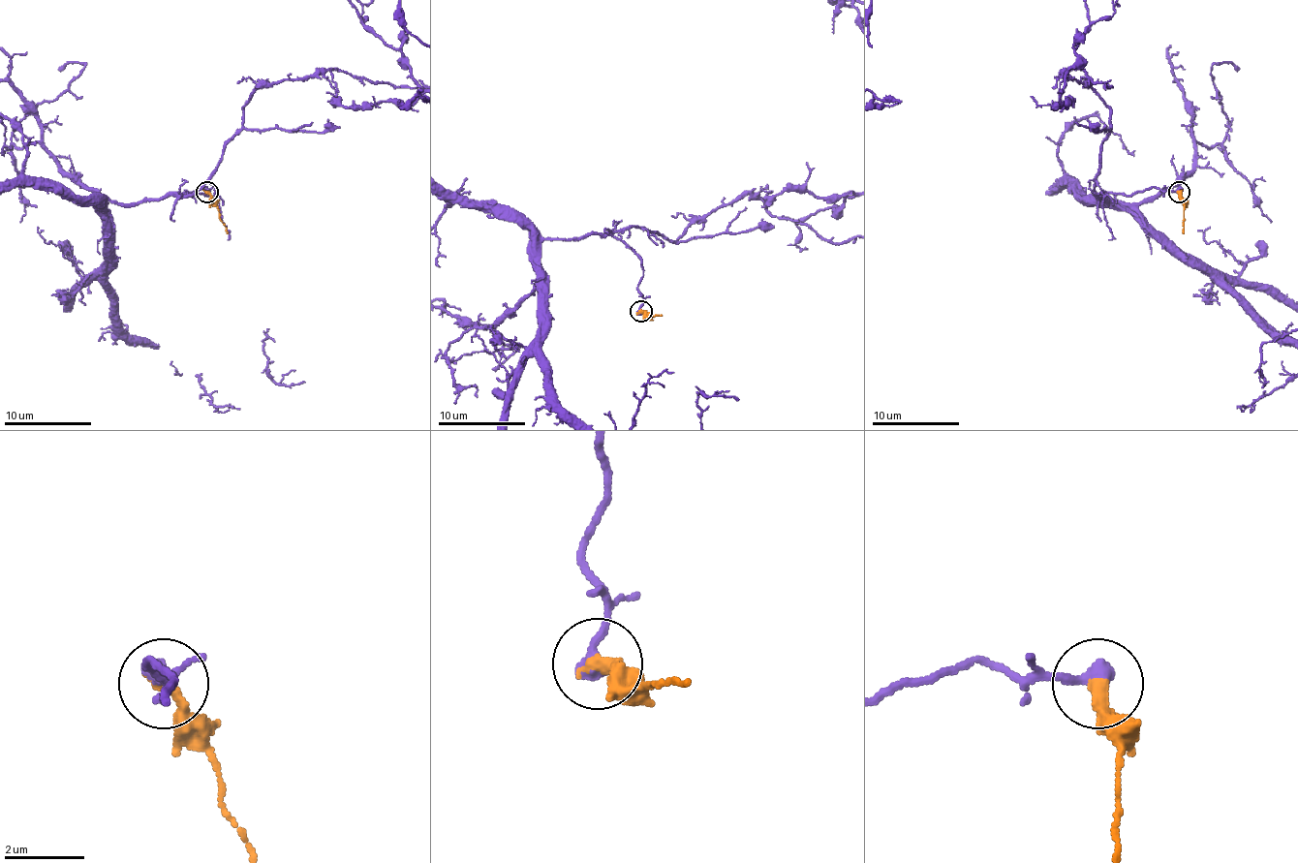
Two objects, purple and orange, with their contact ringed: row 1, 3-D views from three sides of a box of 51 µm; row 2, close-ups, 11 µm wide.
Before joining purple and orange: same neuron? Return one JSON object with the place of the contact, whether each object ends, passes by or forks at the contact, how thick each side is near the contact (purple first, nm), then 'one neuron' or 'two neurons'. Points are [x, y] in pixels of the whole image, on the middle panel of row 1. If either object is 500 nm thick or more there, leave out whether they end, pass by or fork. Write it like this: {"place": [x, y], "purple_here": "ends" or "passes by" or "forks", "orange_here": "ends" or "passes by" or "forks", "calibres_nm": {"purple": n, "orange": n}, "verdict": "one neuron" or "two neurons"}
{"place": [641, 311], "purple_here": "ends", "orange_here": "ends", "calibres_nm": {"purple": 440, "orange": 360}, "verdict": "one neuron"}

